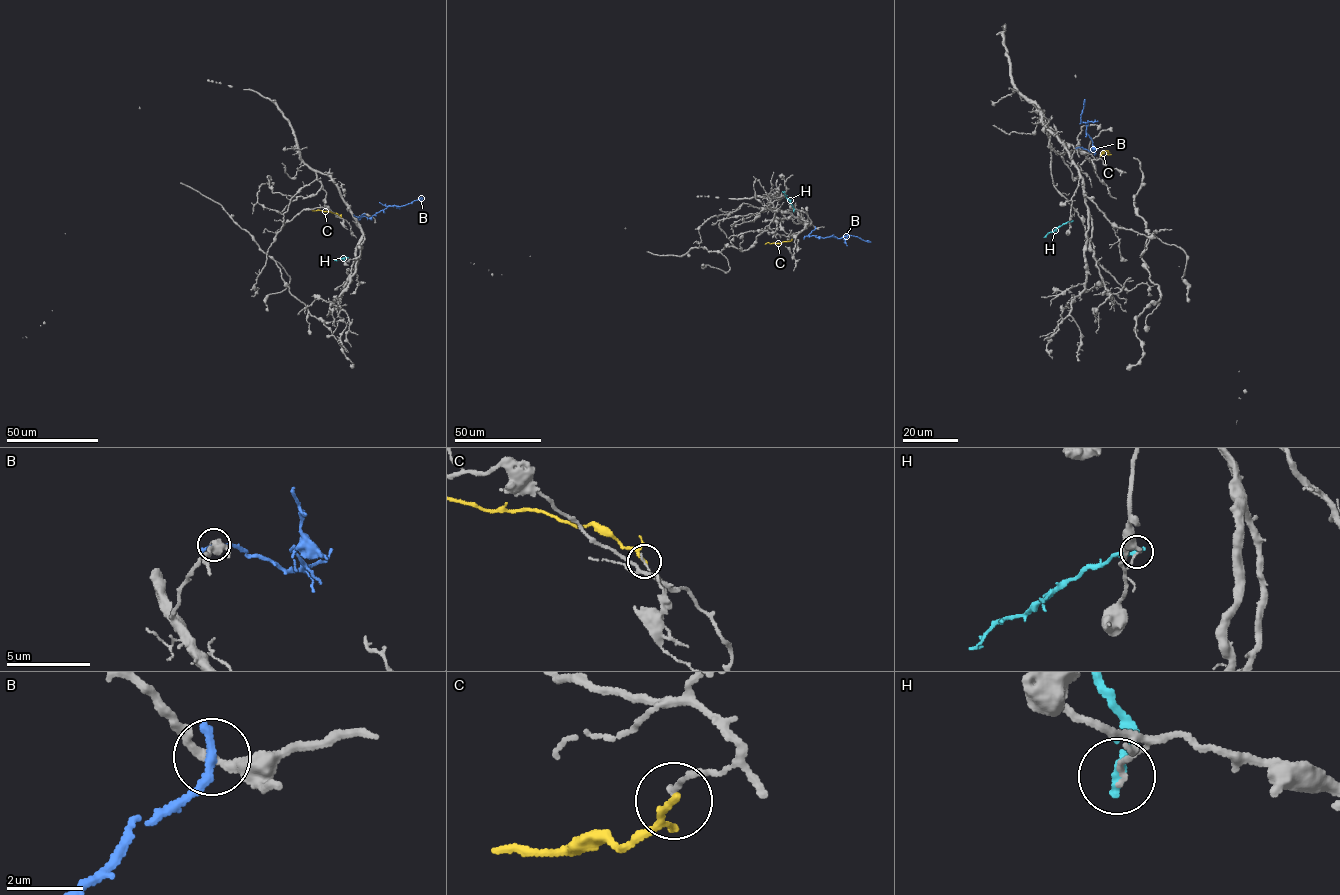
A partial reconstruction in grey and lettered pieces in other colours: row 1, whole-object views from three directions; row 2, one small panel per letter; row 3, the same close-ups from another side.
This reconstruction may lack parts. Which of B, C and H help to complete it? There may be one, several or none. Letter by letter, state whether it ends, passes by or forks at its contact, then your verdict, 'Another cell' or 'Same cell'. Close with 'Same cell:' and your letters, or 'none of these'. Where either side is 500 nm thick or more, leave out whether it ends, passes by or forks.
B: It ends there. Another cell
C: It passes by. Another cell
H: It ends there. Another cell
Same cell: none of these

